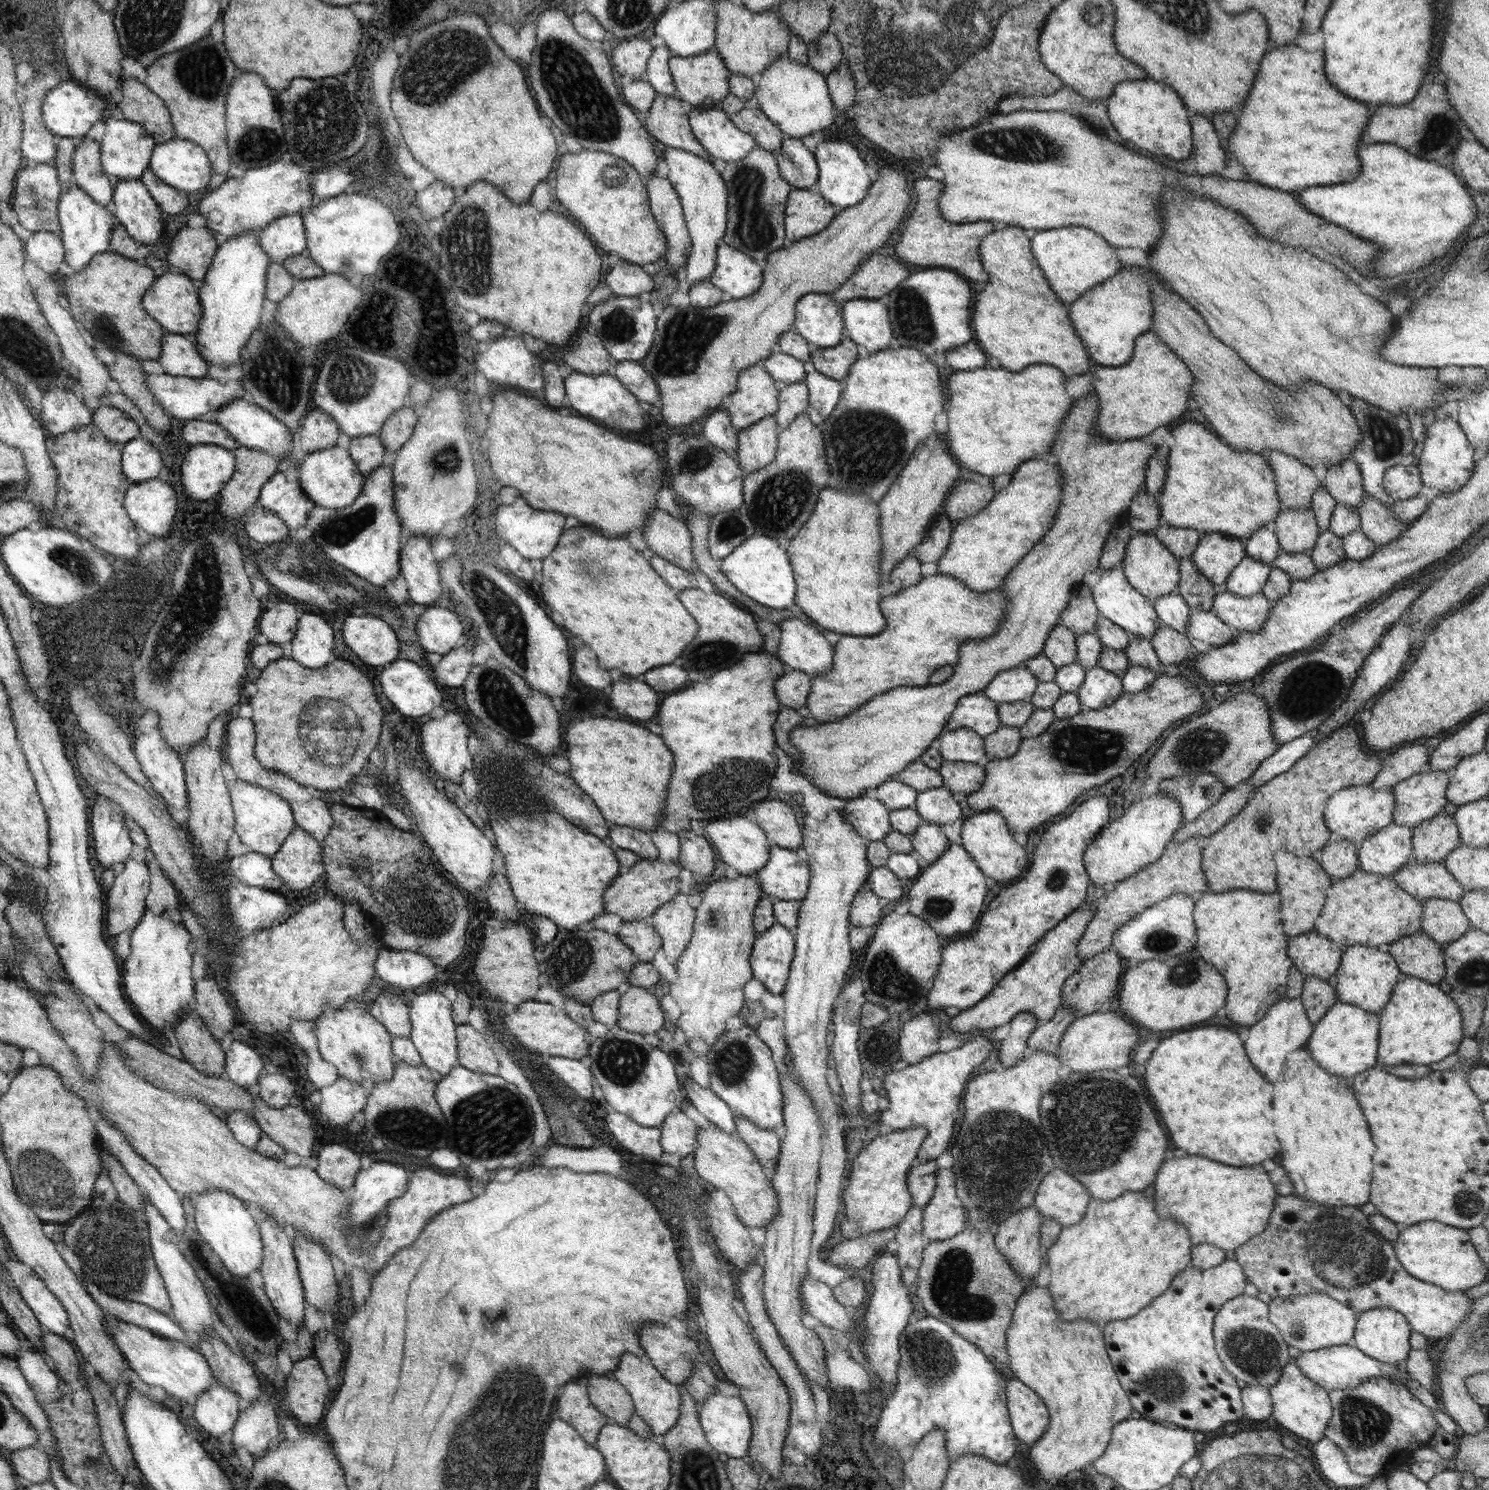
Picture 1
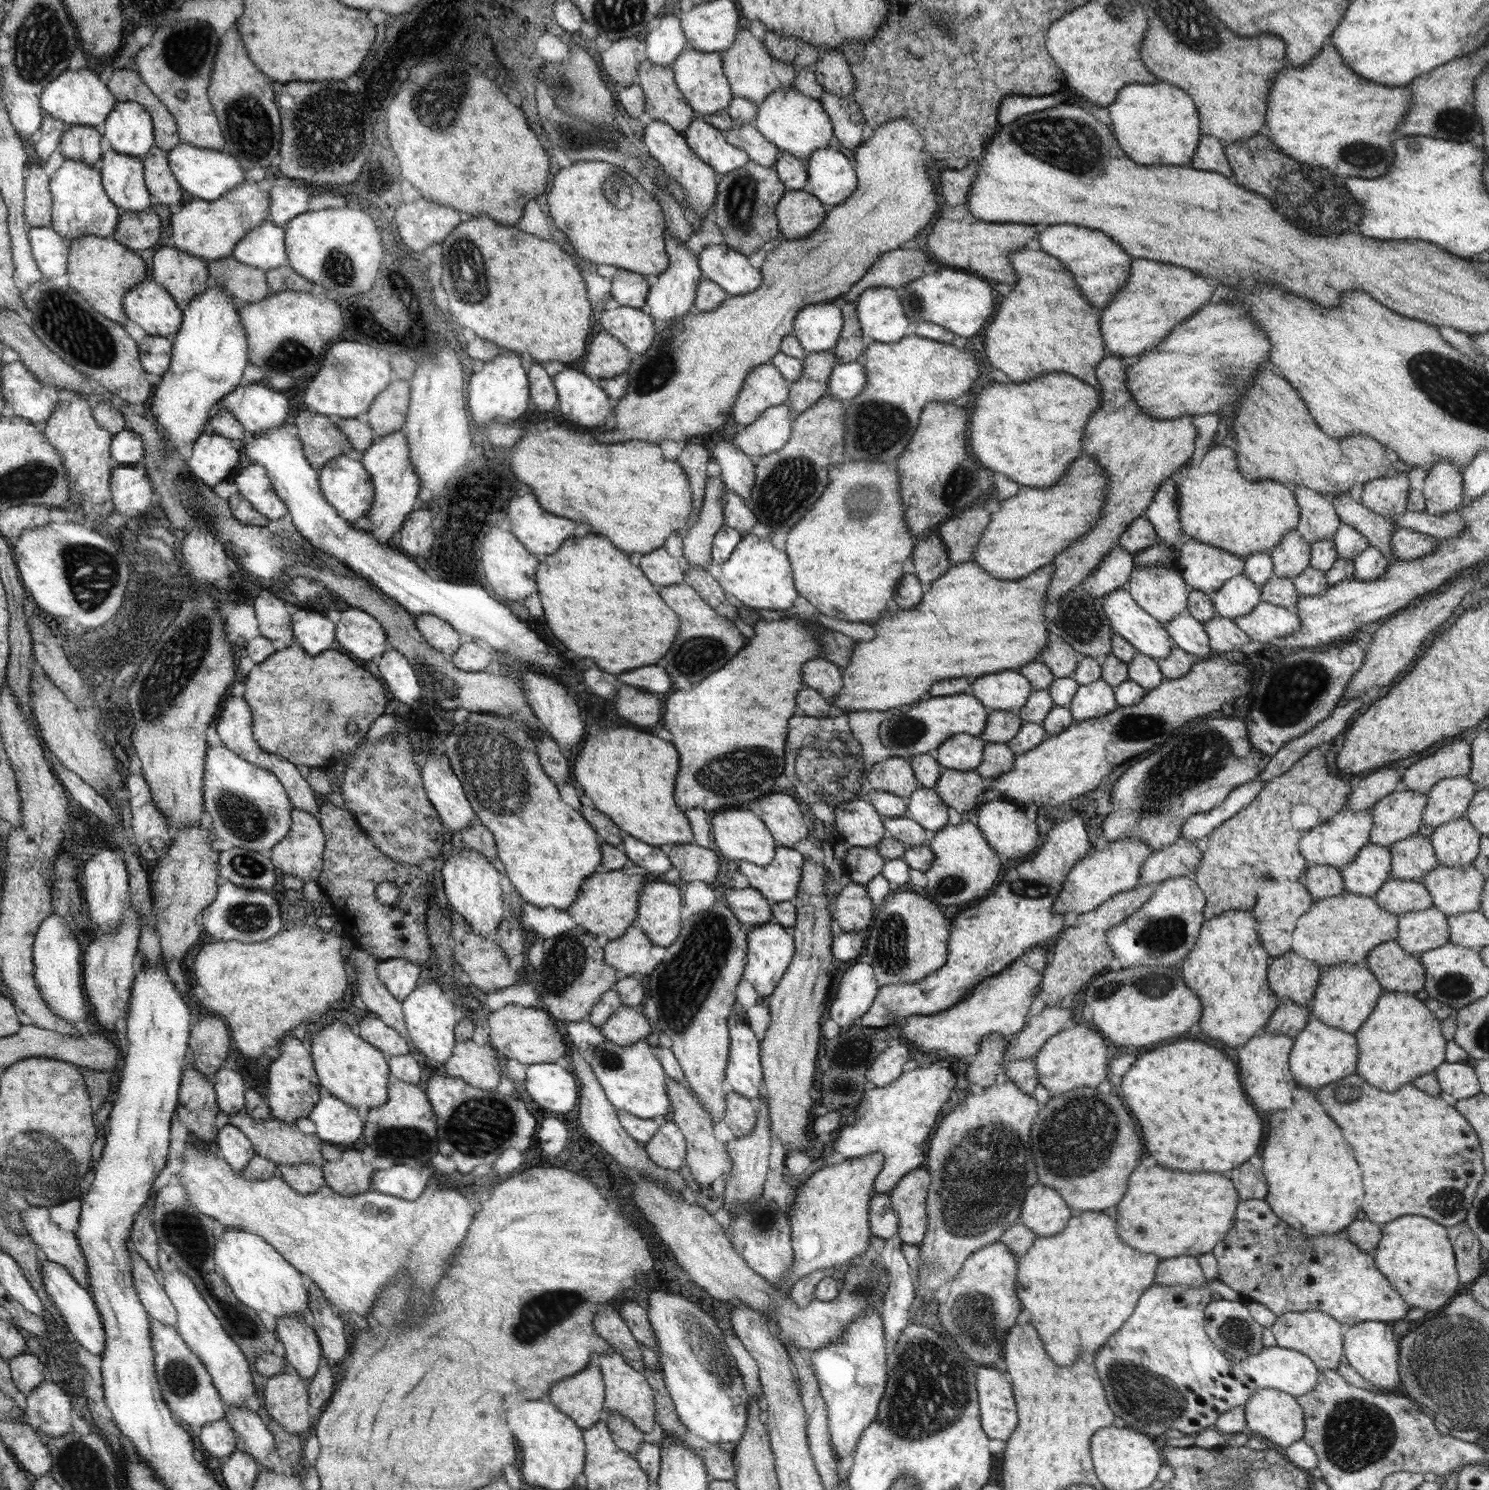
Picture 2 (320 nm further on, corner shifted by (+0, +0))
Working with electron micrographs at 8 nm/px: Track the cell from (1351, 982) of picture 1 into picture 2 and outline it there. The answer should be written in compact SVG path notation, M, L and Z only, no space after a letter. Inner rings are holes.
M1365 962L1329 966L1322 970L1319 981L1313 1001L1308 1006L1309 1012L1312 1012L1324 1024L1348 1034L1355 1034L1364 1024L1364 1021L1372 1014L1378 997L1384 993L1380 983L1368 970Z

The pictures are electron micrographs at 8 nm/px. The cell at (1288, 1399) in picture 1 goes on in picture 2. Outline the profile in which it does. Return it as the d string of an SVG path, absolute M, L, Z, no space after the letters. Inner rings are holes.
M1260 1388L1252 1394L1245 1405L1246 1432L1258 1434L1258 1438L1271 1446L1284 1450L1288 1446L1303 1439L1306 1432L1304 1423L1304 1411L1298 1403L1297 1397L1279 1390Z

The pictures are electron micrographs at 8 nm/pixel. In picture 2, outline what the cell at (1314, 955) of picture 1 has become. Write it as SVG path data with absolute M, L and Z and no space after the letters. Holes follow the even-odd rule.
M1290 951L1282 957L1271 958L1267 968L1268 987L1281 1003L1291 1000L1309 1006L1322 970L1316 963Z

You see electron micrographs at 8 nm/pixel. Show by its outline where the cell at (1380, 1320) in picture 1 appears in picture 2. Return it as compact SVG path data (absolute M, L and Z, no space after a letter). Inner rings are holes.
M1374 1321L1351 1326L1343 1338L1344 1356L1348 1359L1348 1366L1352 1366L1377 1391L1399 1391L1399 1343L1396 1338L1393 1324Z

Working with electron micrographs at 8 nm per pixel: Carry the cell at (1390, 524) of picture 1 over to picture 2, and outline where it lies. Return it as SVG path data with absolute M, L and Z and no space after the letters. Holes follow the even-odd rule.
M1397 527L1392 533L1391 545L1396 558L1414 560L1426 554L1432 554L1432 551L1441 545L1441 539Z

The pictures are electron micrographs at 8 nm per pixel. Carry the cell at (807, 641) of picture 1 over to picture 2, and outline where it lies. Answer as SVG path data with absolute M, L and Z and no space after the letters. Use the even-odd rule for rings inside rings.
M824 656L804 666L804 678L808 678L808 686L816 686L816 690L829 702L843 689L842 669Z

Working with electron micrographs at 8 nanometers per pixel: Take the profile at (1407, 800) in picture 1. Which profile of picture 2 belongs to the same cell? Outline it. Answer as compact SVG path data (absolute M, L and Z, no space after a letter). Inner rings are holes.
M1406 790L1392 792L1381 798L1373 808L1369 842L1378 846L1390 846L1414 836L1423 826L1423 810L1427 795Z

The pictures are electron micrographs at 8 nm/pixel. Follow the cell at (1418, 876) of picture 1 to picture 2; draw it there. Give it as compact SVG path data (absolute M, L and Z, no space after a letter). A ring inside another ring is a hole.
M1390 878L1374 897L1384 910L1396 915L1433 906L1430 893L1422 882L1404 879Z

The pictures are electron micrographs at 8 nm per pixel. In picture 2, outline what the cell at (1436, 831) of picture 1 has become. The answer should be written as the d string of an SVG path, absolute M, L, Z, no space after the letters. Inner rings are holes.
M1416 833L1389 846L1392 879L1422 882L1424 875L1439 865L1428 837Z

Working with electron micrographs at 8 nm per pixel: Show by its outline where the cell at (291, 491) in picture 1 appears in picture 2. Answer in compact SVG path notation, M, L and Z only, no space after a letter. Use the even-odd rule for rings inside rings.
M246 466L234 478L234 484L252 507L270 521L277 521L289 513L287 503L276 496L274 484L270 484L270 476L266 476L263 466Z

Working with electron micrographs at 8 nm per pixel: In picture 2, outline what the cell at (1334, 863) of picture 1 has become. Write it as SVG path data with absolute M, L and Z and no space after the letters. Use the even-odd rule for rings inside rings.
M1310 866L1306 869L1306 880L1301 883L1314 901L1338 896L1346 891L1339 869L1333 866Z

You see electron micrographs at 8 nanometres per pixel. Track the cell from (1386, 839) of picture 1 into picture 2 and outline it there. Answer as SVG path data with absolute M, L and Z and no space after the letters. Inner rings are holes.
M1369 842L1352 862L1339 871L1348 893L1372 897L1391 878L1389 847Z

